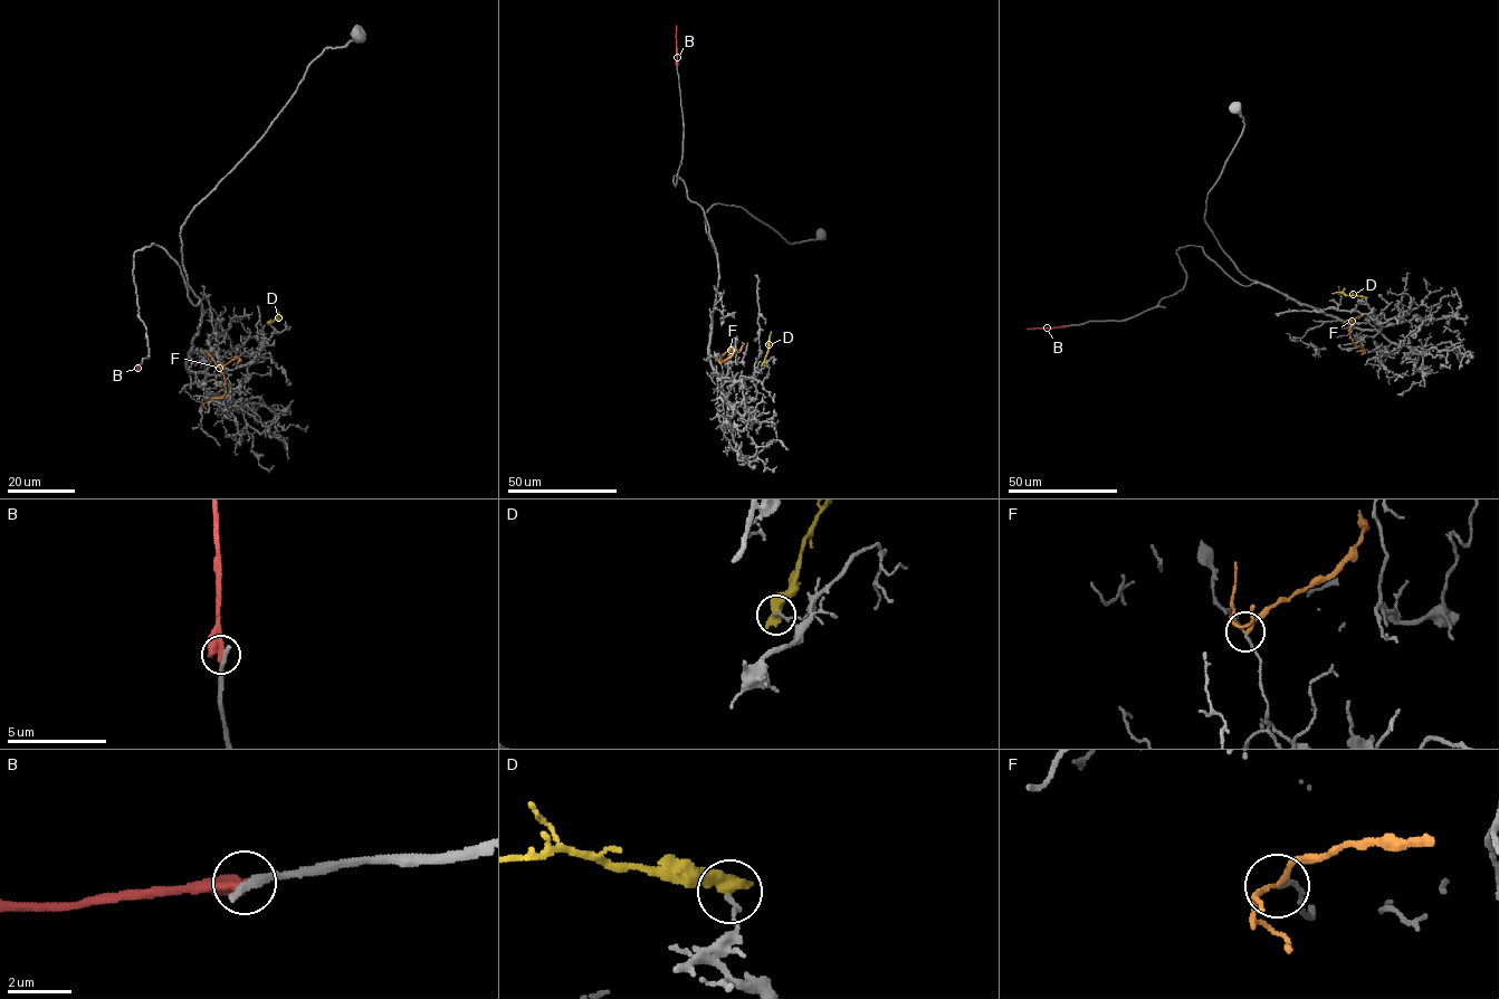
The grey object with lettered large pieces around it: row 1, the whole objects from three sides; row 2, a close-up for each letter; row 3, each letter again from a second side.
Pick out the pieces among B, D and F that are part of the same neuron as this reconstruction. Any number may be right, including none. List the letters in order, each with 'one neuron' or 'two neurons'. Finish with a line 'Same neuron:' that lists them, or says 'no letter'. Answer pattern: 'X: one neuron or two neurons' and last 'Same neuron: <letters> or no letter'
B: two neurons
D: two neurons
F: two neurons
Same neuron: no letter

